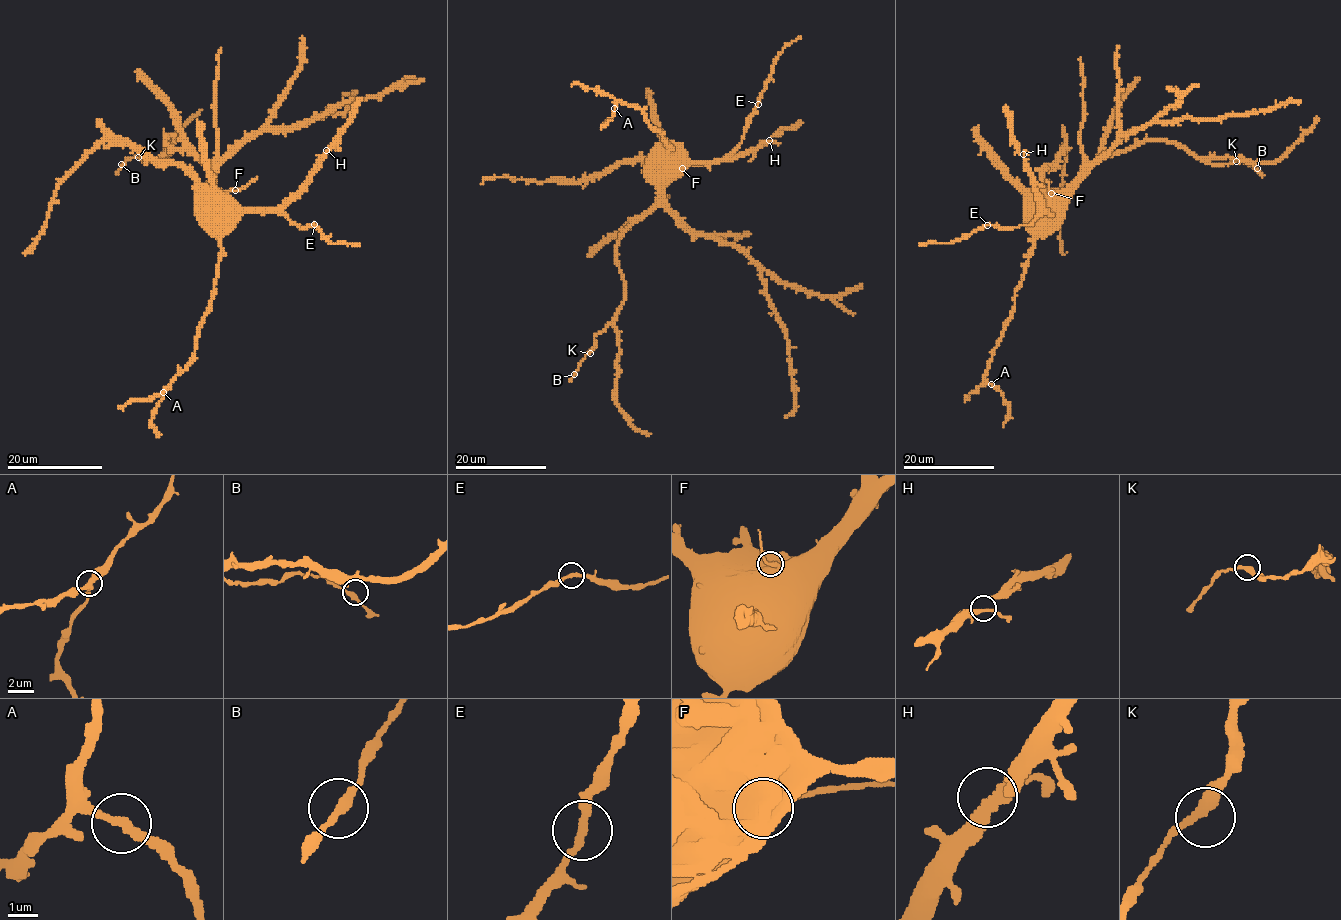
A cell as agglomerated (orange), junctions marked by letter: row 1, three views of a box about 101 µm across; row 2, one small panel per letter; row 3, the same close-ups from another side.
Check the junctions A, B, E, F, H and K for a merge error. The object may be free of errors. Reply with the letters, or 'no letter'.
no letter

